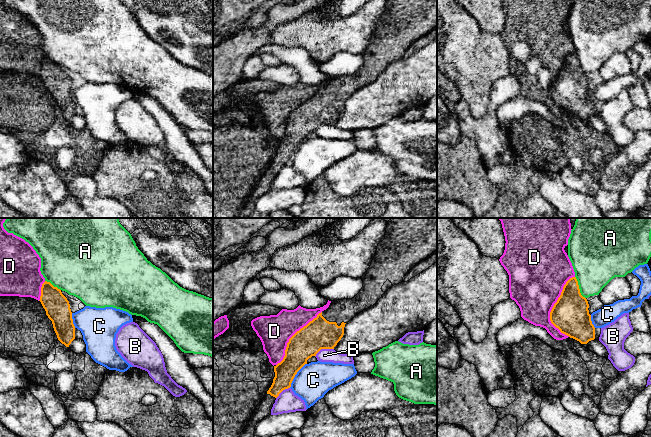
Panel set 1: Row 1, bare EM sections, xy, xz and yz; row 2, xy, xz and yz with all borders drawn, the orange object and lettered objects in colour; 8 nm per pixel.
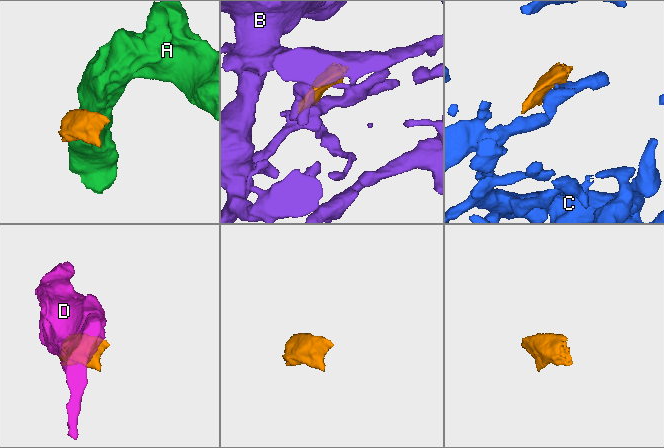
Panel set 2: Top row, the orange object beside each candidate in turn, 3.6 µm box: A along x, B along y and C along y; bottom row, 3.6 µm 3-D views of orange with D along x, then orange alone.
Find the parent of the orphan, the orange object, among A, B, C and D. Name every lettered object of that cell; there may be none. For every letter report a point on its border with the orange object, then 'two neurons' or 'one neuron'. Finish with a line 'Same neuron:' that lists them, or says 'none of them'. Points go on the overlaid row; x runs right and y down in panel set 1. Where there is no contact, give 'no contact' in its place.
A: meets orange in yz at (578, 287); two neurons
B: meets orange in xz at (323, 348); two neurons
C: meets orange in xz at (295, 374); two neurons
D: meets orange in yz at (553, 306); two neurons
Same neuron: none of them

